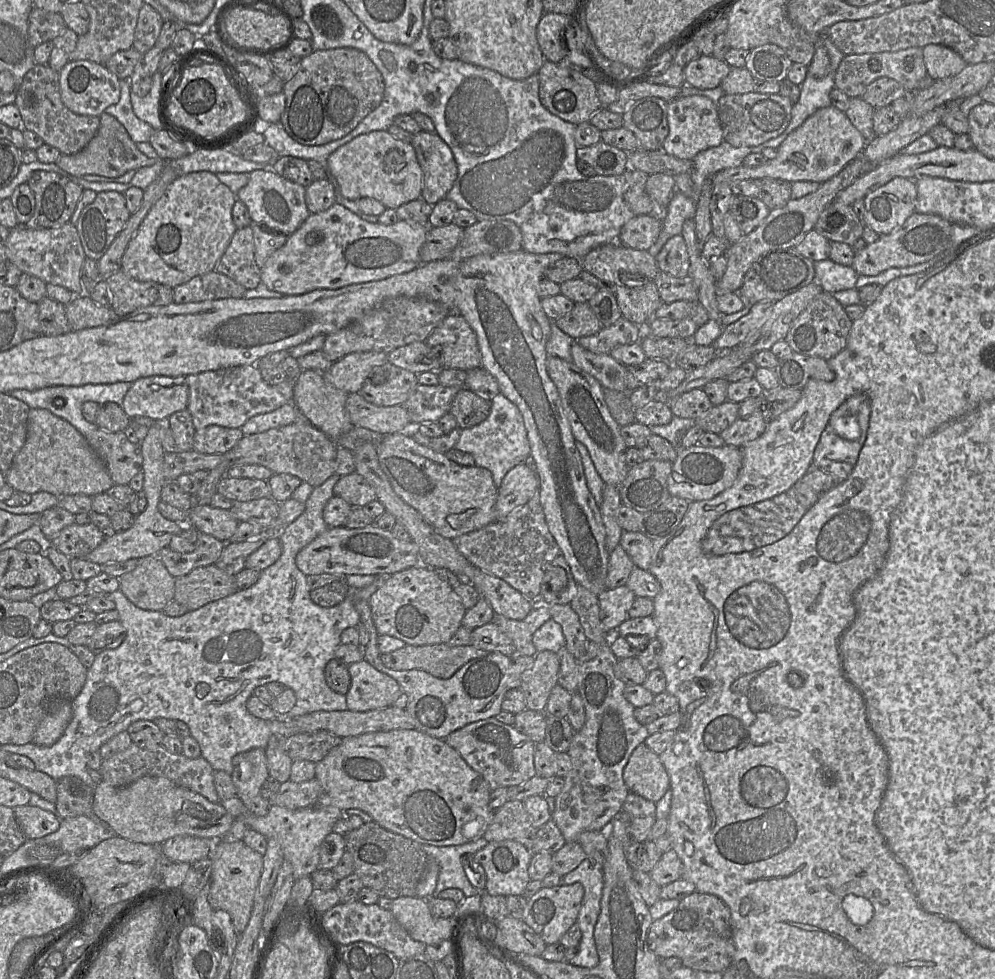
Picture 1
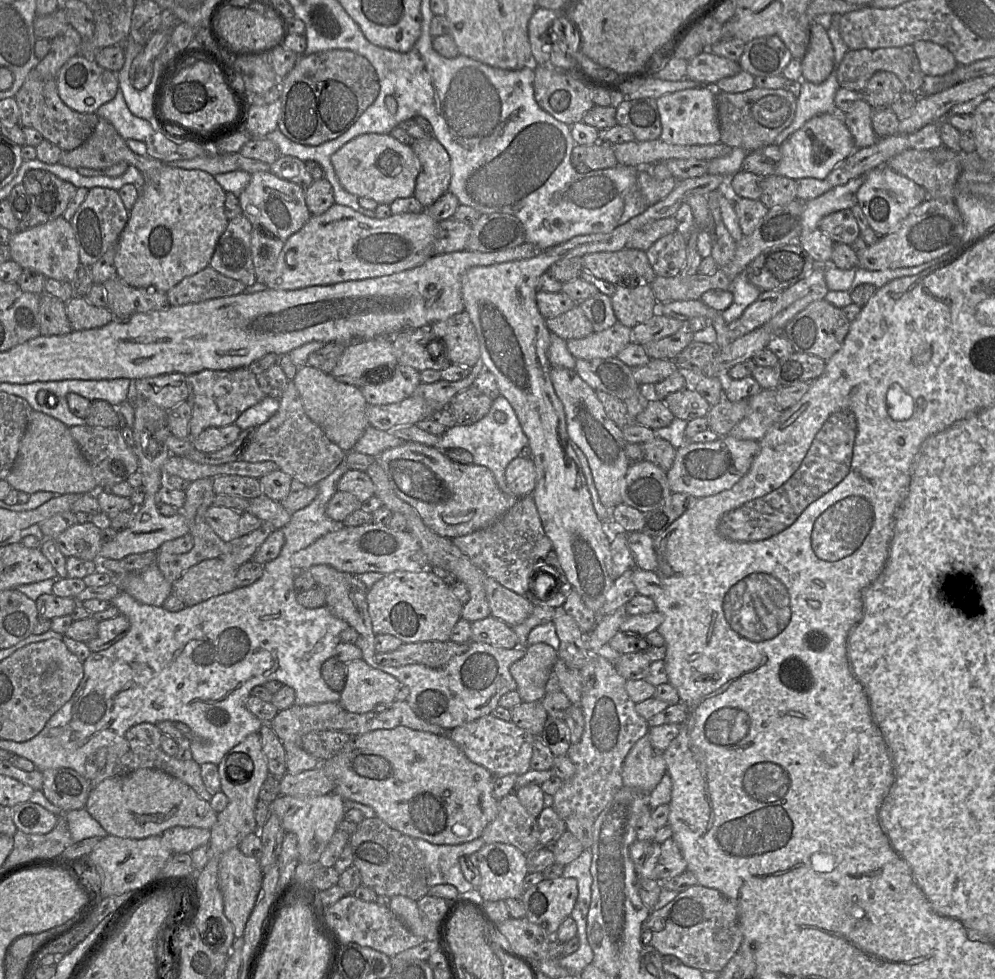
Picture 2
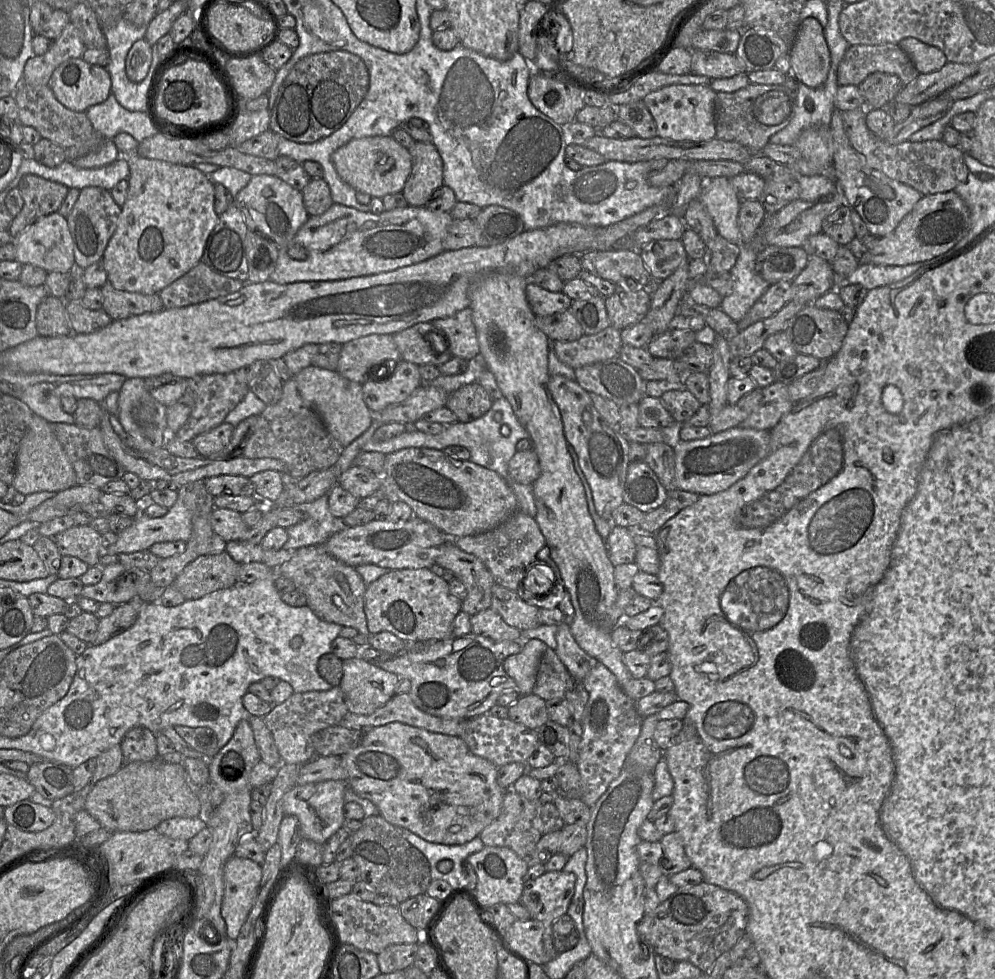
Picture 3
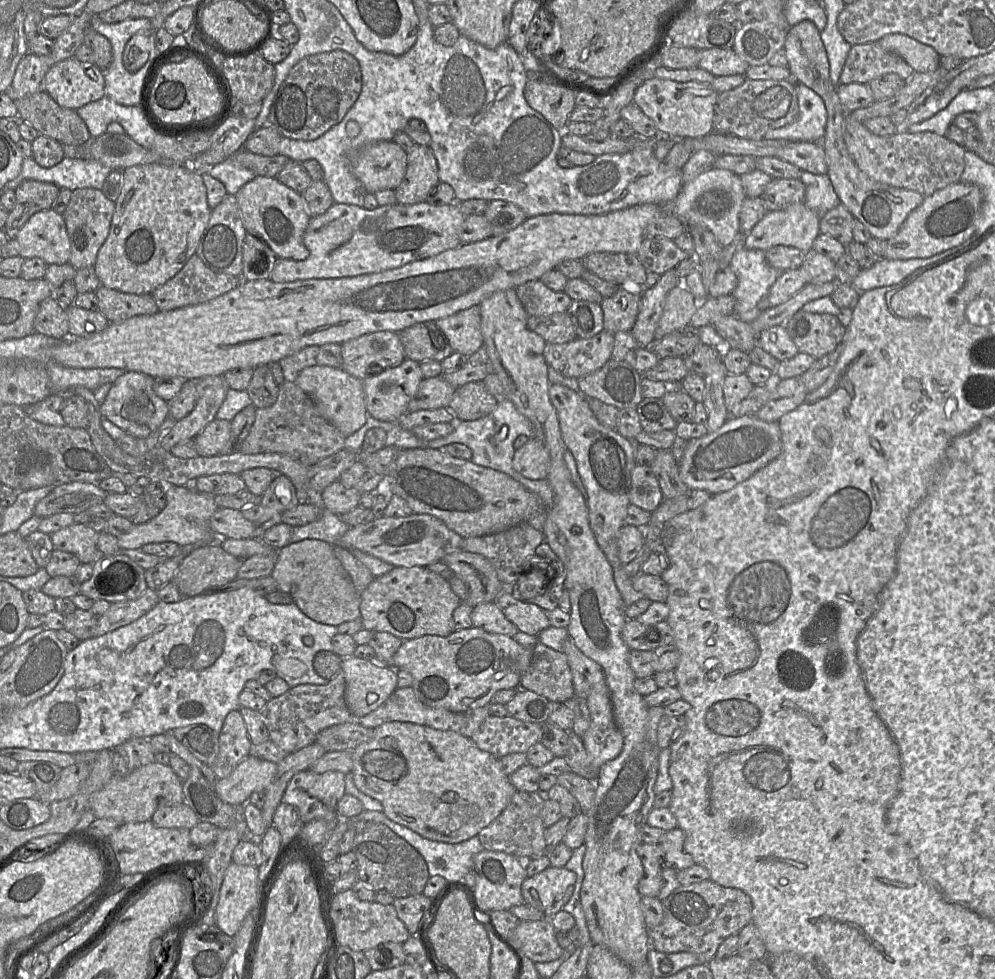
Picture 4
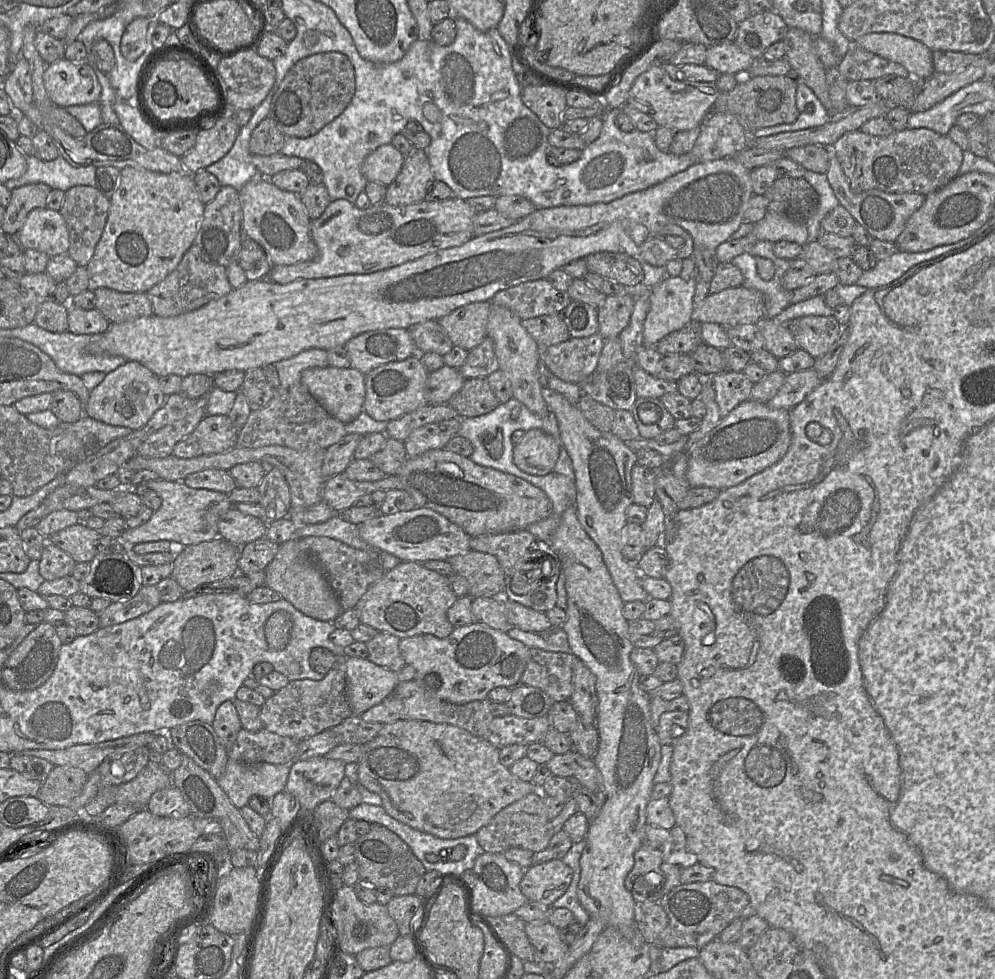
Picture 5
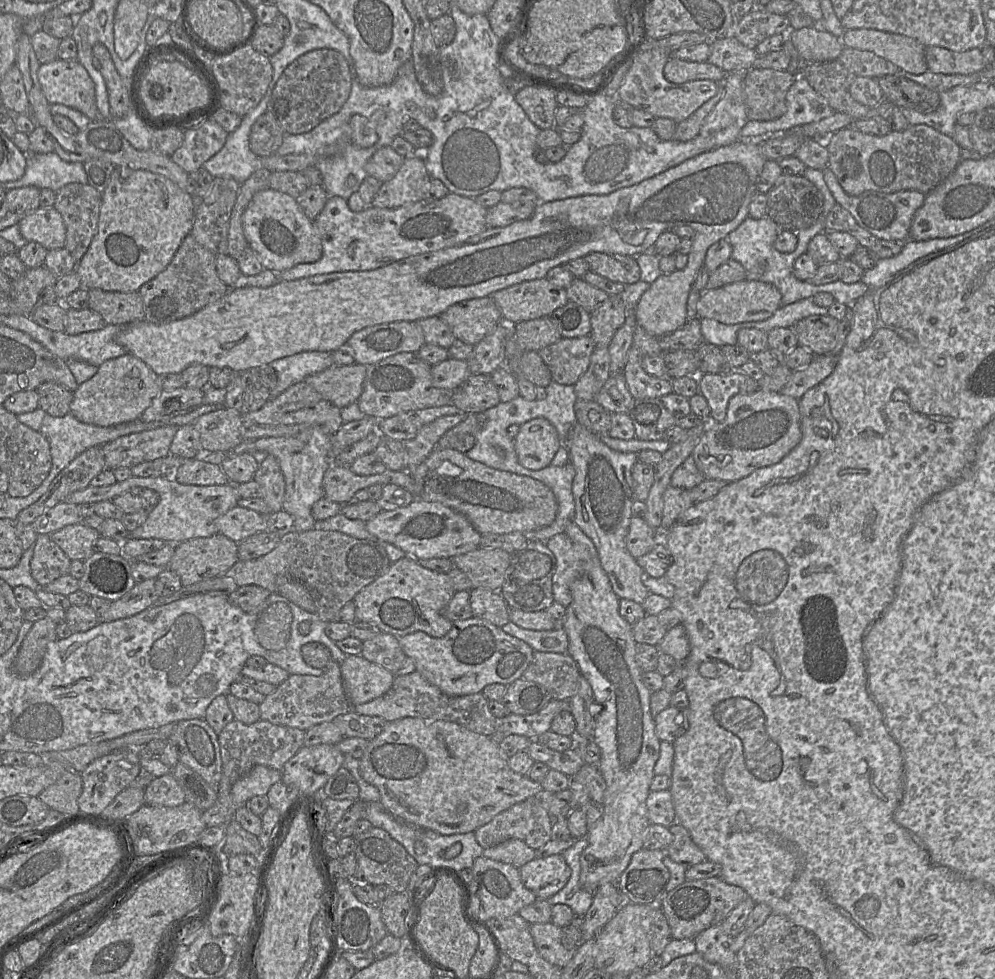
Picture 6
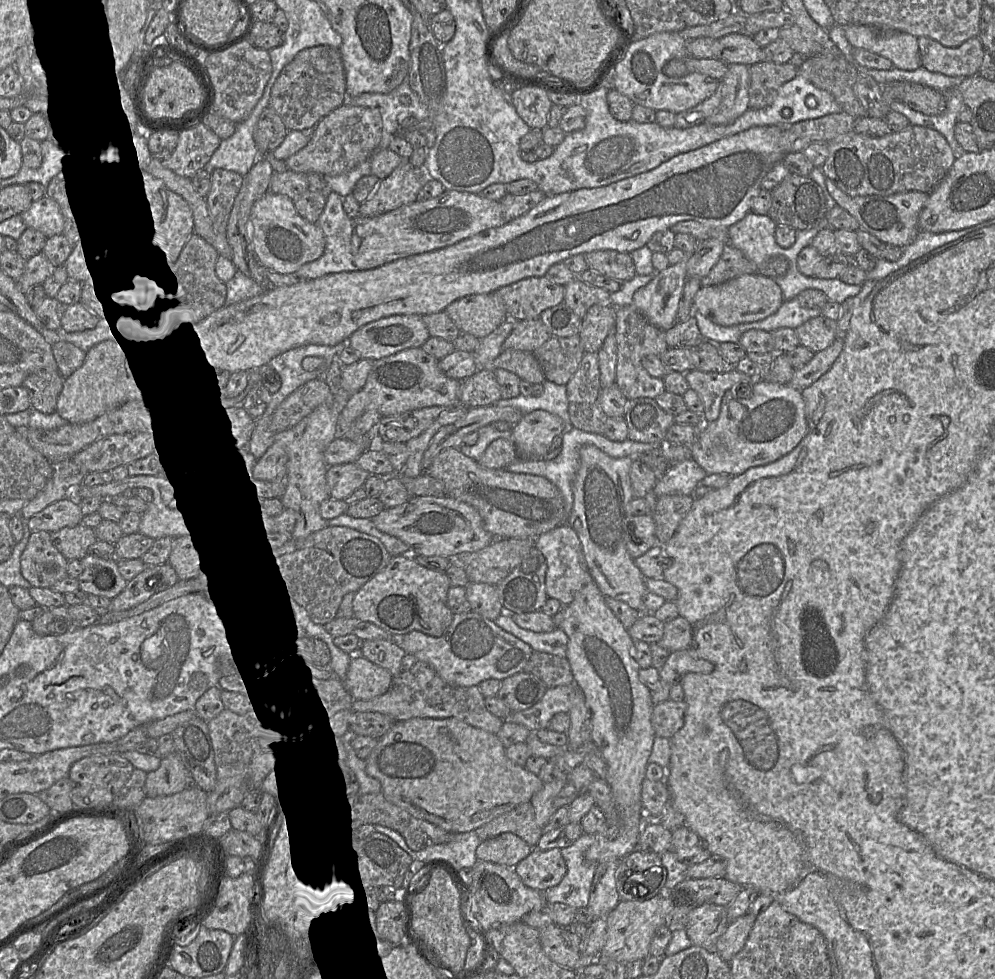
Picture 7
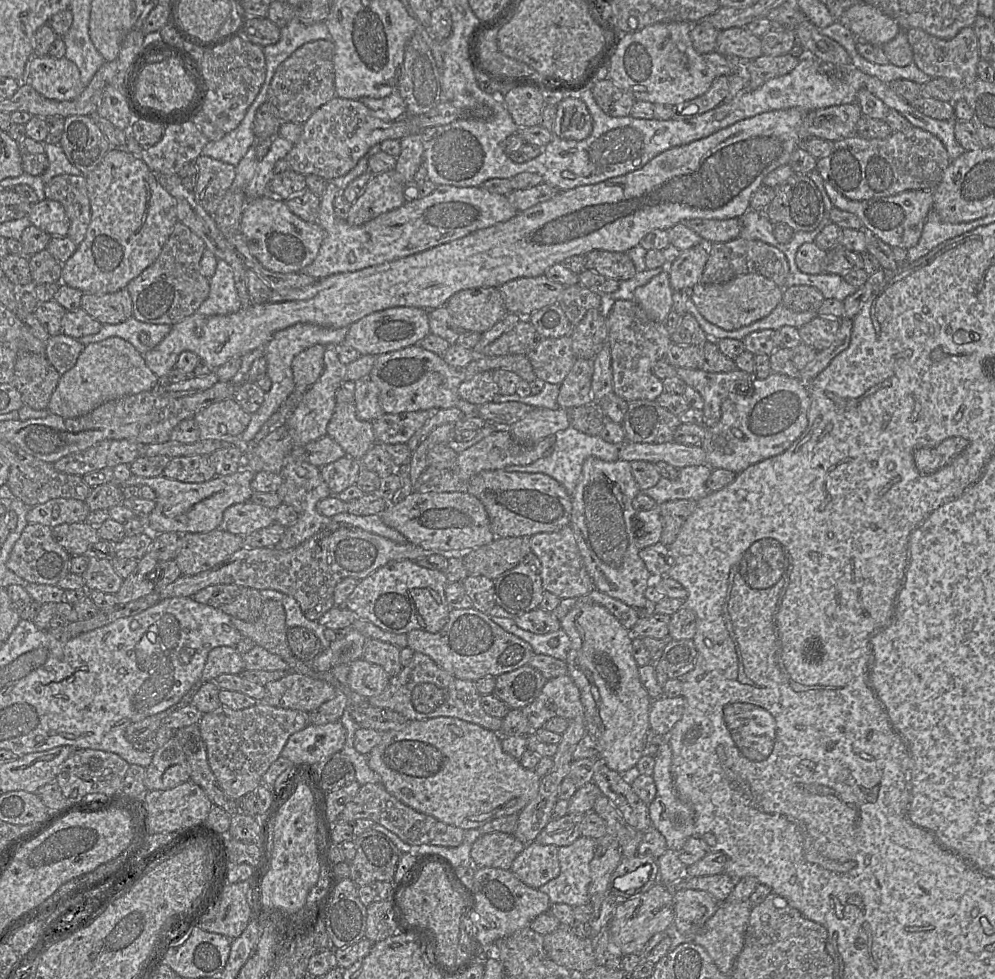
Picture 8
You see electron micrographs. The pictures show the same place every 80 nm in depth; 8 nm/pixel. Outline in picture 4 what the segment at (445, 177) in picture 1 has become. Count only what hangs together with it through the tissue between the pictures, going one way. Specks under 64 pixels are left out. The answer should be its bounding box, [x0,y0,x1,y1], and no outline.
[394,144,439,204]

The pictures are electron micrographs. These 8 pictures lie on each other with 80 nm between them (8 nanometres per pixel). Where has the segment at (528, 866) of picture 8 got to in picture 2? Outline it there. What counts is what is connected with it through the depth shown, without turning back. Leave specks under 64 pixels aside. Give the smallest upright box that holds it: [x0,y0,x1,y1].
[521,876,577,936]

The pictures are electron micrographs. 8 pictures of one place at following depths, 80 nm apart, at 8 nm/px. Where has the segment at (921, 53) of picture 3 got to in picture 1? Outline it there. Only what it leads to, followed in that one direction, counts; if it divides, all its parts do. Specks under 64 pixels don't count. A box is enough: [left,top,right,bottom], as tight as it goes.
[923,44,967,80]

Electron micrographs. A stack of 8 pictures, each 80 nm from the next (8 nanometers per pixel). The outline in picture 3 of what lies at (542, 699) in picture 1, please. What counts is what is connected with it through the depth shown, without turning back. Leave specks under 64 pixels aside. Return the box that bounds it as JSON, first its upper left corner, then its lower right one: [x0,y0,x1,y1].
[504,639,548,695]

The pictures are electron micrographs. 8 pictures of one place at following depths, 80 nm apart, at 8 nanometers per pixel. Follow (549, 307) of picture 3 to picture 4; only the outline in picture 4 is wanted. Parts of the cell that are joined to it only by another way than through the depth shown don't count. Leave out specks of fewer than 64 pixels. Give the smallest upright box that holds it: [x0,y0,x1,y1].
[515,279,572,316]

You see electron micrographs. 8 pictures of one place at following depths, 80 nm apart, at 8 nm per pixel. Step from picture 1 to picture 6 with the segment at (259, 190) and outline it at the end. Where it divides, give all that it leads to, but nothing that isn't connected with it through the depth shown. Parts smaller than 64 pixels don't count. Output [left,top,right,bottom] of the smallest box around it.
[242,187,322,273]

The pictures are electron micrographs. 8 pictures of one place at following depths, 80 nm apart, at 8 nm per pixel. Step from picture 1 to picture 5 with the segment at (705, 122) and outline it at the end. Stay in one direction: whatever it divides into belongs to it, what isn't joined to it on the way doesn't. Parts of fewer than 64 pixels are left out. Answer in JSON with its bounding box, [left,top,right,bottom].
[627,65,719,132]

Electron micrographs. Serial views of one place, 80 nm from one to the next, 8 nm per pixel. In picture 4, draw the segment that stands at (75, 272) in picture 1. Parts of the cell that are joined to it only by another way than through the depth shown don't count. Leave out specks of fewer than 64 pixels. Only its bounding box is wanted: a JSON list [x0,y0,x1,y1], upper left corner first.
[16,208,70,265]

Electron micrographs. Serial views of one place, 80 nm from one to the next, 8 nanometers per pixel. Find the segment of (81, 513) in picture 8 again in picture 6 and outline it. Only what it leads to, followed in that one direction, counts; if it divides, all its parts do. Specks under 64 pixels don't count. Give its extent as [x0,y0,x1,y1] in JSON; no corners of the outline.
[32,501,82,534]

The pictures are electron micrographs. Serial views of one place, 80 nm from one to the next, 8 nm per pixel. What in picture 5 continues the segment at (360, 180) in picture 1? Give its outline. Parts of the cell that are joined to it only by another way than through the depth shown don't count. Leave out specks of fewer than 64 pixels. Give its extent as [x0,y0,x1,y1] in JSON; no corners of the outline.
[361,143,405,185]

